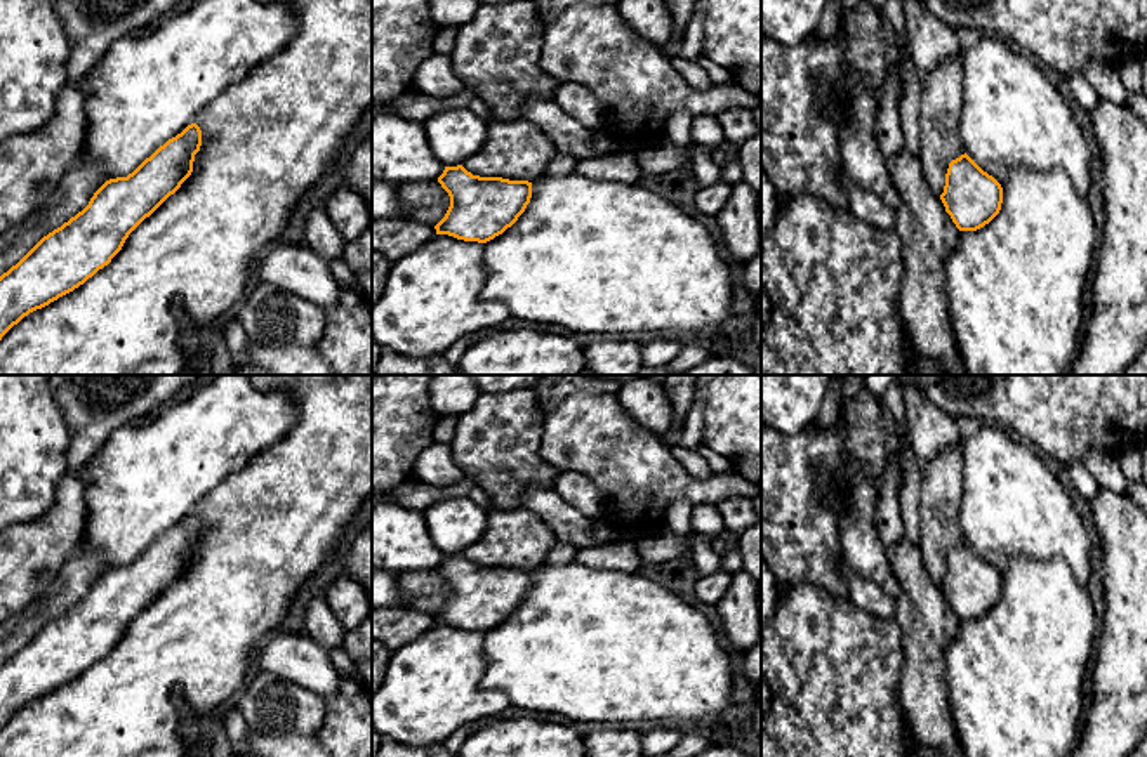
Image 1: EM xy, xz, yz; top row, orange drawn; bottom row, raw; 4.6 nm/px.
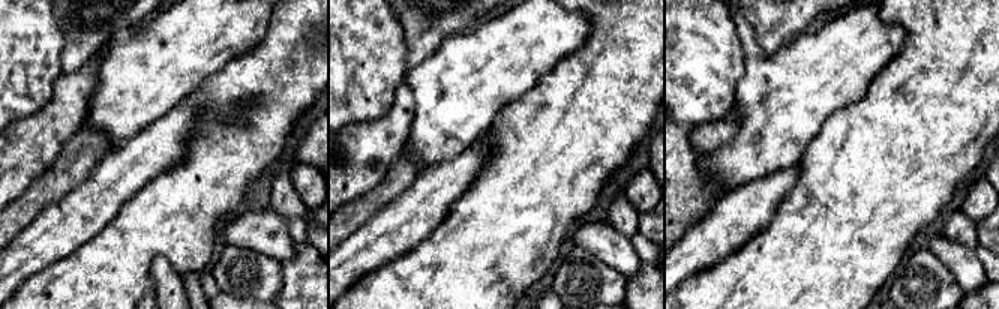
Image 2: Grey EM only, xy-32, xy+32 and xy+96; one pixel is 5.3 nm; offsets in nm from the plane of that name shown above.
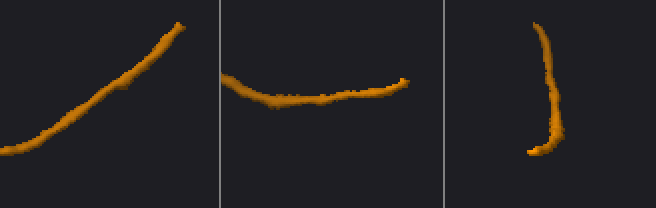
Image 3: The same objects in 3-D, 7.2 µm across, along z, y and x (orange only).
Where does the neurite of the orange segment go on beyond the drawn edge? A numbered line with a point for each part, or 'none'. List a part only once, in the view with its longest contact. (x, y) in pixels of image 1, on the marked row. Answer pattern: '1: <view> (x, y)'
1: xy (270, 138)

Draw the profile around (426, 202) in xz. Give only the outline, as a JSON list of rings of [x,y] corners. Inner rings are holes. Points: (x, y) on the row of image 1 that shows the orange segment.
[[[438,179],[396,184],[403,217],[436,226],[450,207],[450,196]]]

